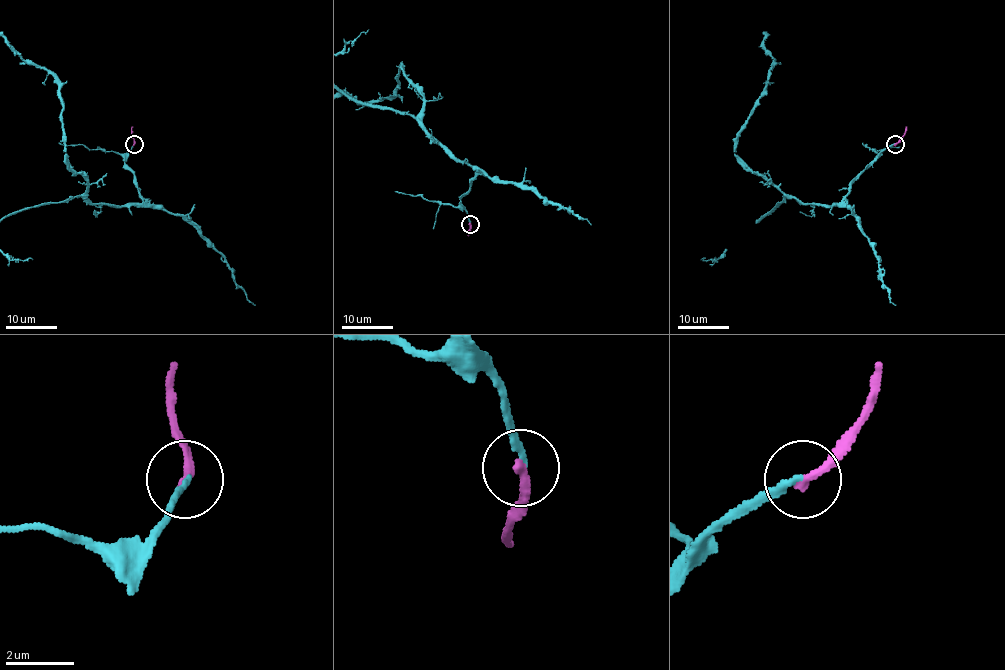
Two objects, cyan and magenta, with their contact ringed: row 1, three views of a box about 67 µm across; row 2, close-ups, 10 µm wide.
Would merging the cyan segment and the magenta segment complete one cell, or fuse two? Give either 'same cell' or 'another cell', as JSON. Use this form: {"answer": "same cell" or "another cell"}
{"answer": "same cell"}

